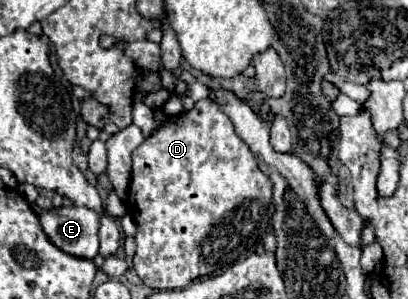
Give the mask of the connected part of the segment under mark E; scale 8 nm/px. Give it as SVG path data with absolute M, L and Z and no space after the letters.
M60 206L38 214L48 240L62 252L92 260L98 254L98 214L86 206Z

